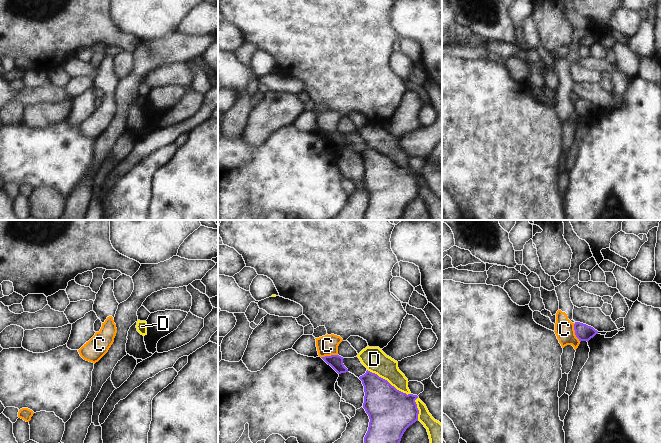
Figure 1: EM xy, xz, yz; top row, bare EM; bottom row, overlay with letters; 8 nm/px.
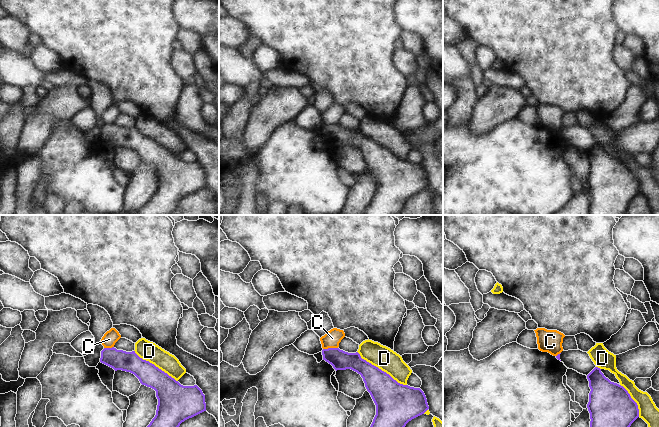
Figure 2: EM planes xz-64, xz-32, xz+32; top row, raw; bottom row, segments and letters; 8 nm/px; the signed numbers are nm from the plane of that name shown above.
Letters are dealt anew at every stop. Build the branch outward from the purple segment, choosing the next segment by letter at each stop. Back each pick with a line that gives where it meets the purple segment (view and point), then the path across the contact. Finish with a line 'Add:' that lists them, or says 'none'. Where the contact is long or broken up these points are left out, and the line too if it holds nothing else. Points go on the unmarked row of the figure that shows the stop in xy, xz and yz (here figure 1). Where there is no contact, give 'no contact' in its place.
Add: none

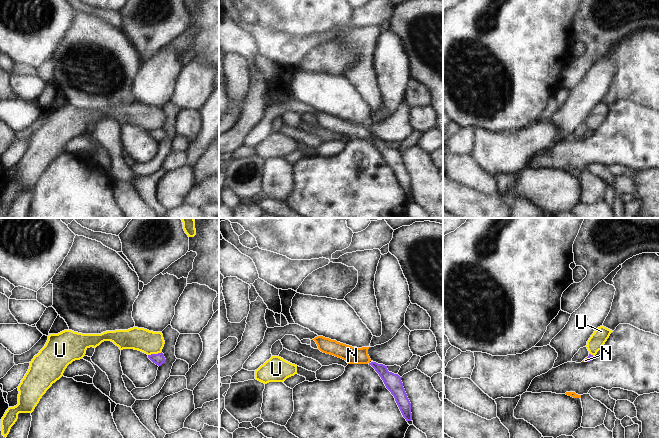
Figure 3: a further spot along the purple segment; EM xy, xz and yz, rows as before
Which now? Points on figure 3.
N: yz (588, 136) | across yz (590, 133), (588, 136), (585, 136)
Add: N

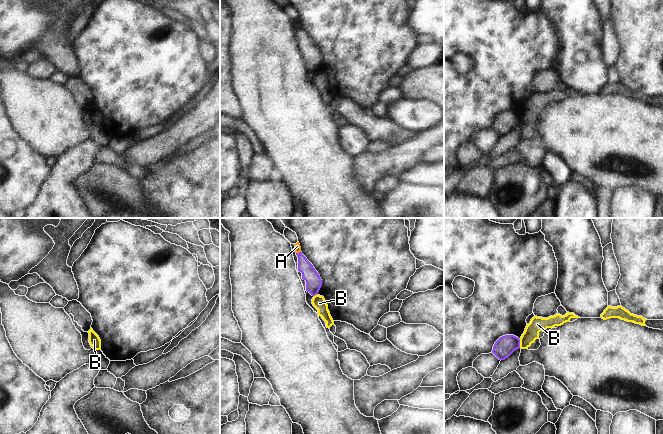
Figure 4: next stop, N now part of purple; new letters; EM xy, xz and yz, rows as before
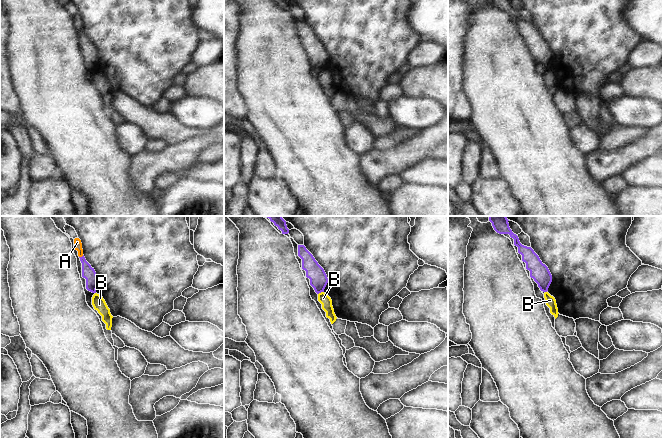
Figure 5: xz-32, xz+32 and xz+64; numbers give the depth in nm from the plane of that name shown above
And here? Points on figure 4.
Add: none

